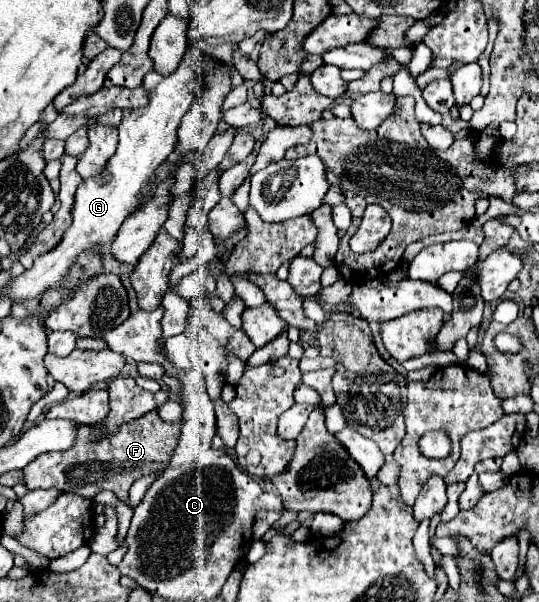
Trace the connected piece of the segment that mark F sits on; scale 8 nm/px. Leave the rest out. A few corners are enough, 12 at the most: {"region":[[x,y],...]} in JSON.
{"region":[[157,411],[93,443],[79,427],[63,453],[23,467],[27,489],[127,503],[129,487],[161,473],[181,423]]}

